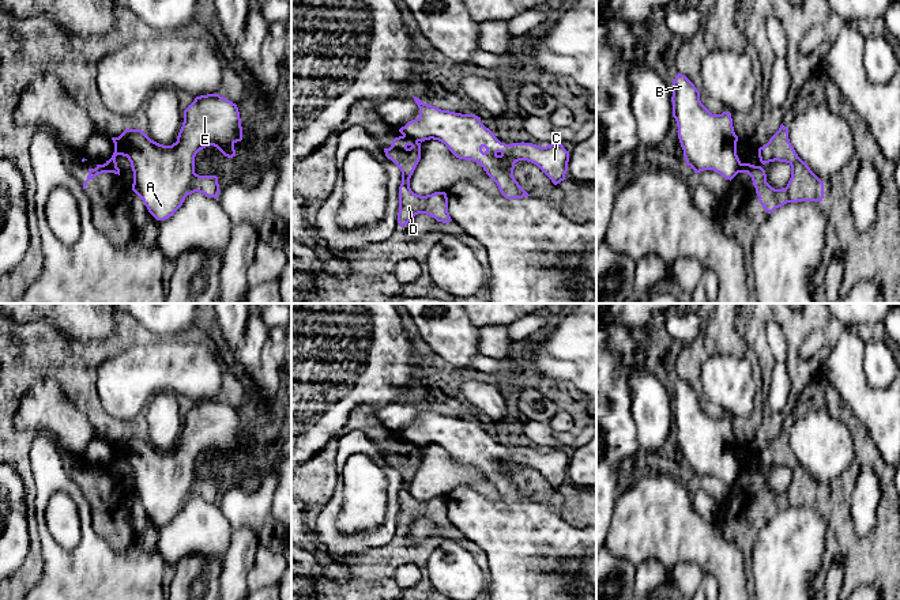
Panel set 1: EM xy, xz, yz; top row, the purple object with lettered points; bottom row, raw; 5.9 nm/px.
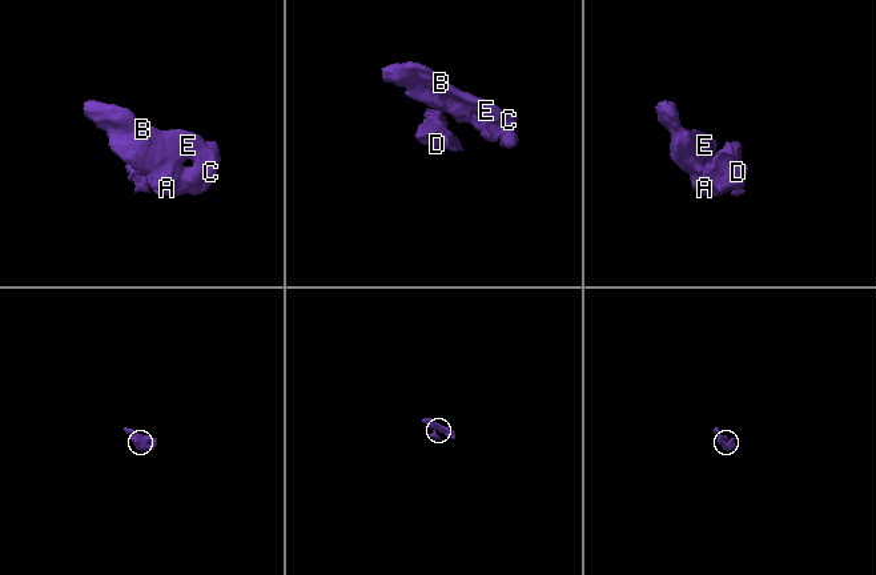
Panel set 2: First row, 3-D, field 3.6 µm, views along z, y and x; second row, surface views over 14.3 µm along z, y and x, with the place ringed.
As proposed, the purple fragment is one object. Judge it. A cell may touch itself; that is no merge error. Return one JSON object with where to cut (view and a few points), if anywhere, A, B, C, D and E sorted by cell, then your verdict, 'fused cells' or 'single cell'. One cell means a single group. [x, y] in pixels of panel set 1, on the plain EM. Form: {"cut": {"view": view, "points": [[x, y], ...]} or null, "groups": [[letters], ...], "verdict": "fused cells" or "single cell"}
{"cut": {"view": "xz", "points": [[403, 440], [417, 446]]}, "groups": [["A", "B", "C", "E"], ["D"]], "verdict": "fused cells"}

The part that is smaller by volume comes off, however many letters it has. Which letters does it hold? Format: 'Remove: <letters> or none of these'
Remove: D

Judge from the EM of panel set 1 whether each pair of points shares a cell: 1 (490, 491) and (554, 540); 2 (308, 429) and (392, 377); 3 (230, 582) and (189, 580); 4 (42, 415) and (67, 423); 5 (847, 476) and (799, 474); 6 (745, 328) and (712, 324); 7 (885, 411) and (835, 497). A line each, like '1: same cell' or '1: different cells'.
1: different cells
2: same cell
3: same cell
4: same cell
5: same cell
6: different cells
7: different cells

